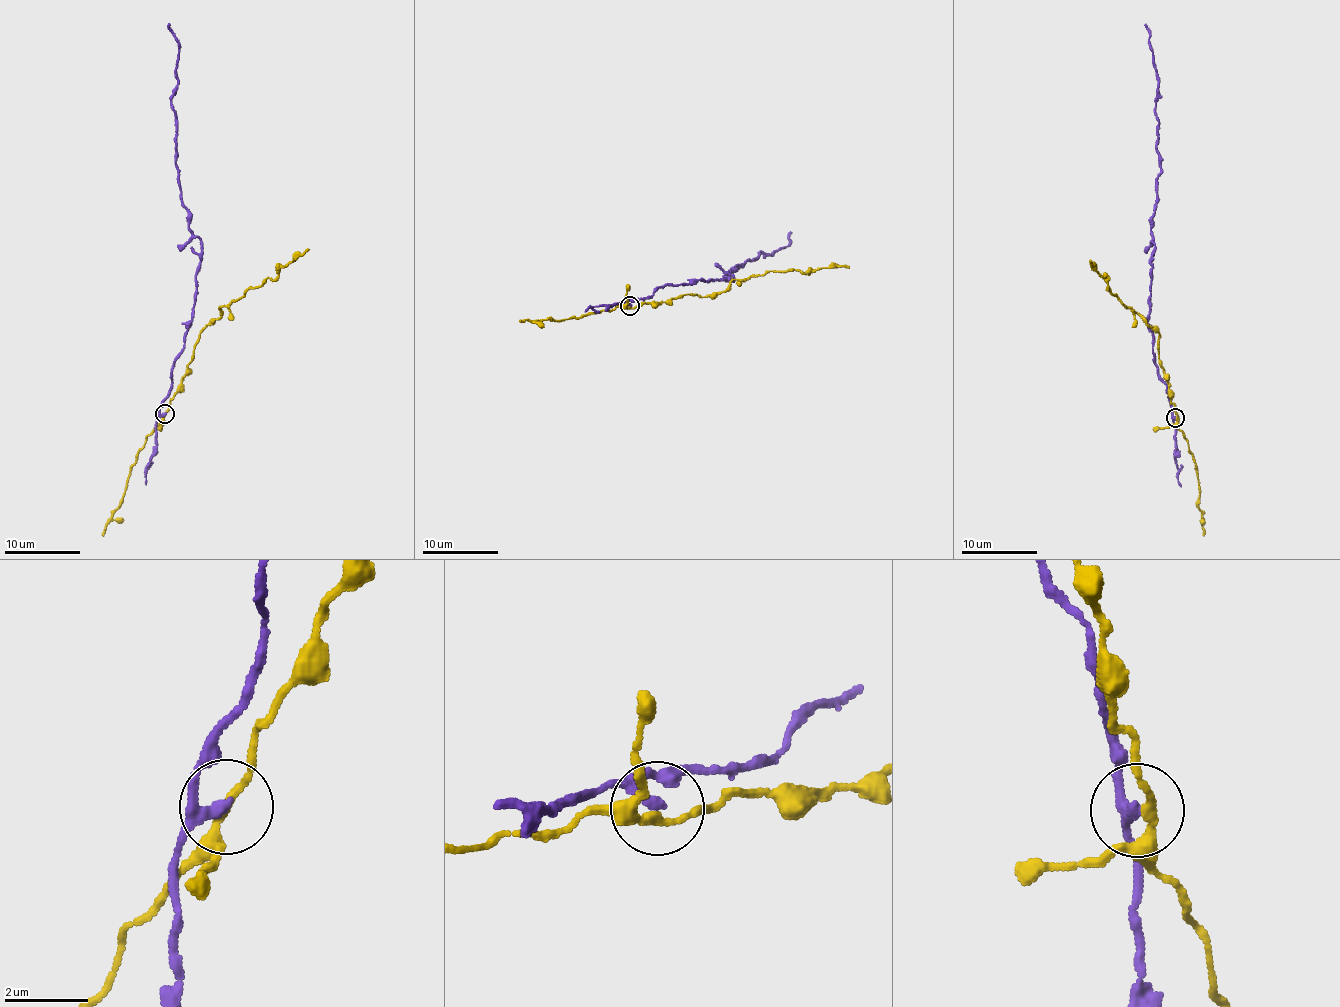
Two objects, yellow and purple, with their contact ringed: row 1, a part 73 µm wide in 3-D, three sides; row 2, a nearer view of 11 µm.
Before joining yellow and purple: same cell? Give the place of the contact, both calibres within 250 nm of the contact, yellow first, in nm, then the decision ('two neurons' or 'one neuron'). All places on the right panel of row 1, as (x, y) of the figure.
at (1175, 418); 200 nm thick on the yellow side, 200 nm on the other; two neurons

